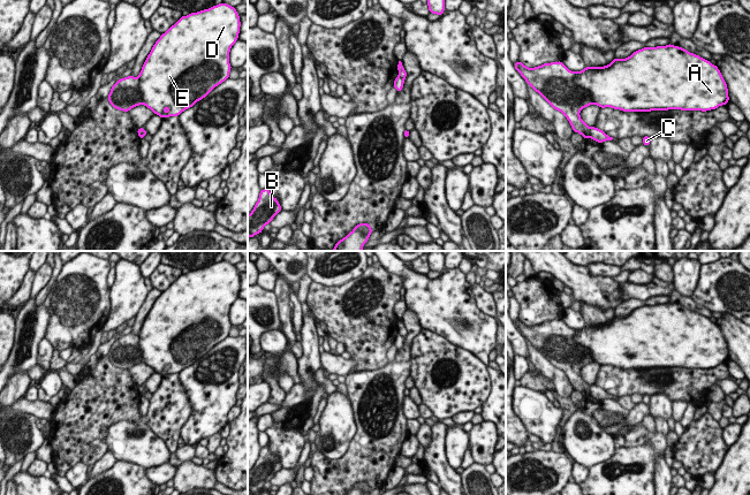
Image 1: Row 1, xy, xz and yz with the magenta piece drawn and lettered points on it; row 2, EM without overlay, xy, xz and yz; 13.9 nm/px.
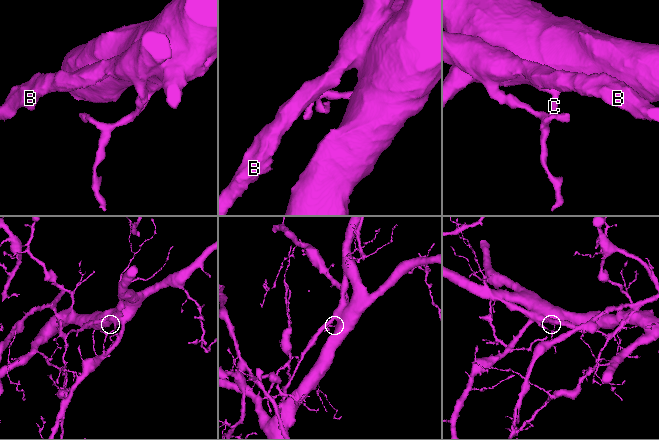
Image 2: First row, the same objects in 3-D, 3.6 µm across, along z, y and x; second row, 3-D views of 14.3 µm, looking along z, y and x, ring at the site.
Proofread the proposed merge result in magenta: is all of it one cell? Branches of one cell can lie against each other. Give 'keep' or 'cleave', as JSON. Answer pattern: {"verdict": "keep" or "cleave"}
{"verdict": "cleave"}

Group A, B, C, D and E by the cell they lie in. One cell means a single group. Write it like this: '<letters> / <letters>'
A C D E / B

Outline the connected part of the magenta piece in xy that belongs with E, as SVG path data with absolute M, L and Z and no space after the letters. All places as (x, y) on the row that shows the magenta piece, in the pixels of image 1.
M227 3L191 13L172 25L153 45L139 73L143 105L161 119L179 116L229 78L229 51L238 39L240 16Z

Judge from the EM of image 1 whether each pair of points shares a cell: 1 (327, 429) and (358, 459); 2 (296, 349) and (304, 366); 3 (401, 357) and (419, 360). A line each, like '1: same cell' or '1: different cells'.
1: different cells
2: different cells
3: different cells

